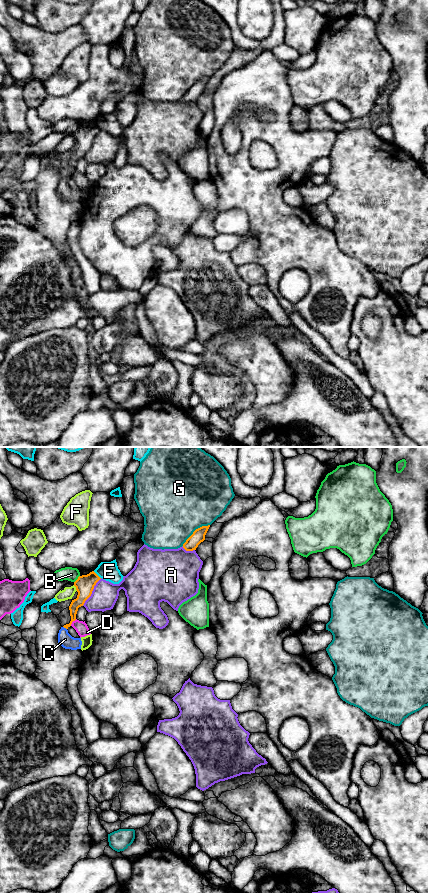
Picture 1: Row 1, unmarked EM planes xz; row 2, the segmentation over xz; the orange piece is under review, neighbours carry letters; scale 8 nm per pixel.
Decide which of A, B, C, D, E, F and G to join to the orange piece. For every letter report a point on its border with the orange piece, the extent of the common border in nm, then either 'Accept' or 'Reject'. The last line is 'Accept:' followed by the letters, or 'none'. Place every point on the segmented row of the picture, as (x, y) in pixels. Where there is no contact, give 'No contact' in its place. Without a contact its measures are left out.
A: Touches orange at xz (91, 592). Shared border 280 nm. Reject
B: Touches orange at xz (77, 579). Shared border 80 nm. Reject
C: Touches orange at xz (65, 627). Shared border 40 nm. Accept
D: Touches orange at xz (72, 621). Shared border 80 nm. Reject
E: Touches orange at xz (97, 575). Shared border 90 nm. Reject
F: Touches orange at xz (76, 588). Shared border 60 nm. Reject
G: Touches orange at xz (194, 531). Shared border 280 nm. Reject
Accept: C

